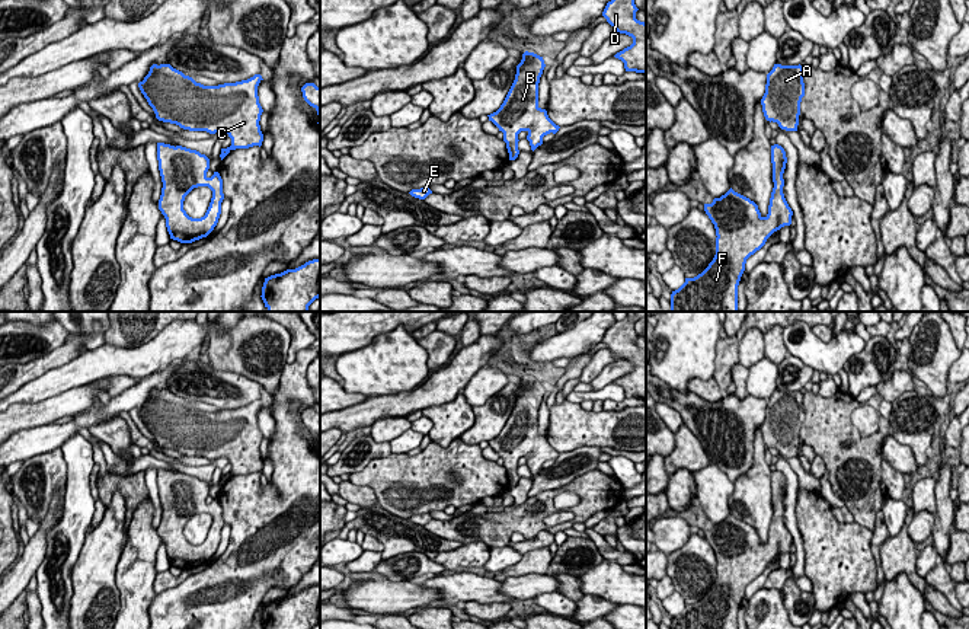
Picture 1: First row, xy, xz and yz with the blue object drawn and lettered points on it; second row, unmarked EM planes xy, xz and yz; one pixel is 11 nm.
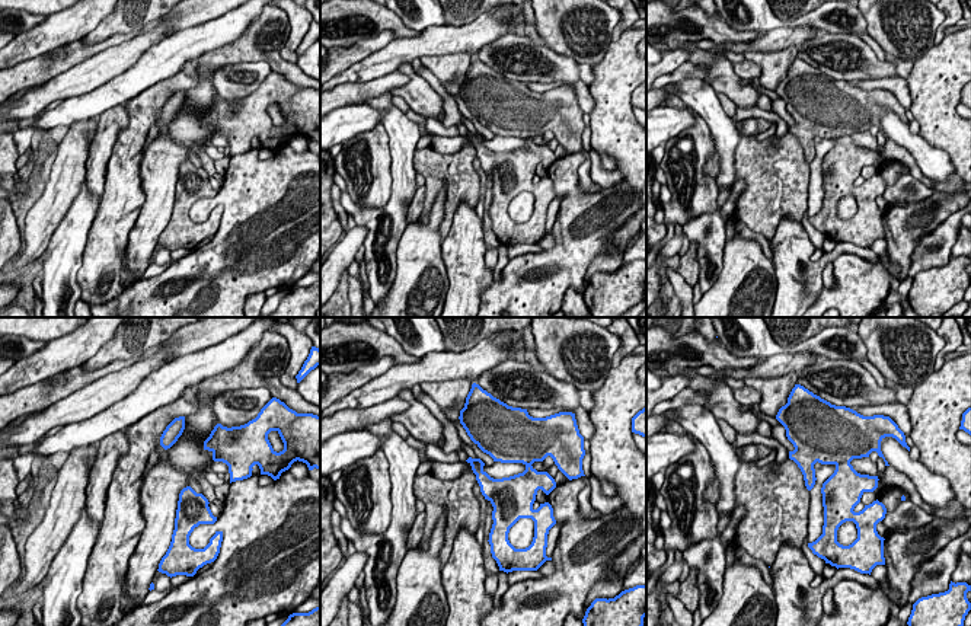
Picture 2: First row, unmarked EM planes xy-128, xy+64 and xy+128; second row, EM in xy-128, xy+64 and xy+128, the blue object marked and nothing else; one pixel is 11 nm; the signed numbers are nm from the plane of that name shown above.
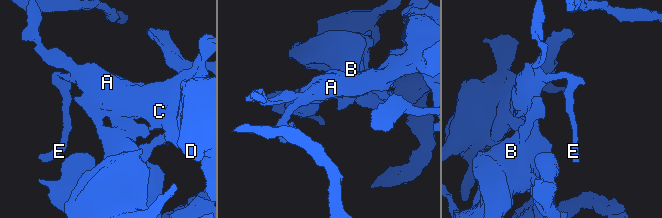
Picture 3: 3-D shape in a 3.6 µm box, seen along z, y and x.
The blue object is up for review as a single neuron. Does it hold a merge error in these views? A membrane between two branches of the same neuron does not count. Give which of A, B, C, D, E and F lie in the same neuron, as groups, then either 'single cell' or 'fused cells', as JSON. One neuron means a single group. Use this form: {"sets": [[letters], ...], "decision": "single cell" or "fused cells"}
{"sets": [["A", "B", "C", "D", "E", "F"]], "decision": "single cell"}

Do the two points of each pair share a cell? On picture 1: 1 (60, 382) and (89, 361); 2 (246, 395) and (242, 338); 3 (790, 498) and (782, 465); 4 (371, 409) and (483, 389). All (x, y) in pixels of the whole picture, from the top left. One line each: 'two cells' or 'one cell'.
1: one cell
2: two cells
3: one cell
4: two cells

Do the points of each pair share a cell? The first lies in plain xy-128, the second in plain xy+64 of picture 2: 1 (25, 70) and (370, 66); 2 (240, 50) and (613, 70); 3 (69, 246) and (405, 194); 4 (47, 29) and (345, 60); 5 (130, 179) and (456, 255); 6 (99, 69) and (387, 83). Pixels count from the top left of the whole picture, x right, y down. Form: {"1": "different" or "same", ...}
{"1": "same", "2": "different", "3": "same", "4": "same", "5": "different", "6": "same"}

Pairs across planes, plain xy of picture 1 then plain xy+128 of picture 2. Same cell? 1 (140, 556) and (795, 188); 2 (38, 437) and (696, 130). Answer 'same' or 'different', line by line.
1: different
2: different

